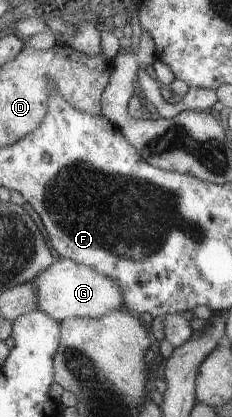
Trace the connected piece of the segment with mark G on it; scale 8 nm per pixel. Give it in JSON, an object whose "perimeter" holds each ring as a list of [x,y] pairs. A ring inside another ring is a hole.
{"perimeter":[[[63,257],[46,266],[31,282],[36,288],[37,309],[57,322],[65,317],[97,319],[109,311],[124,308],[120,286],[115,280]]]}

